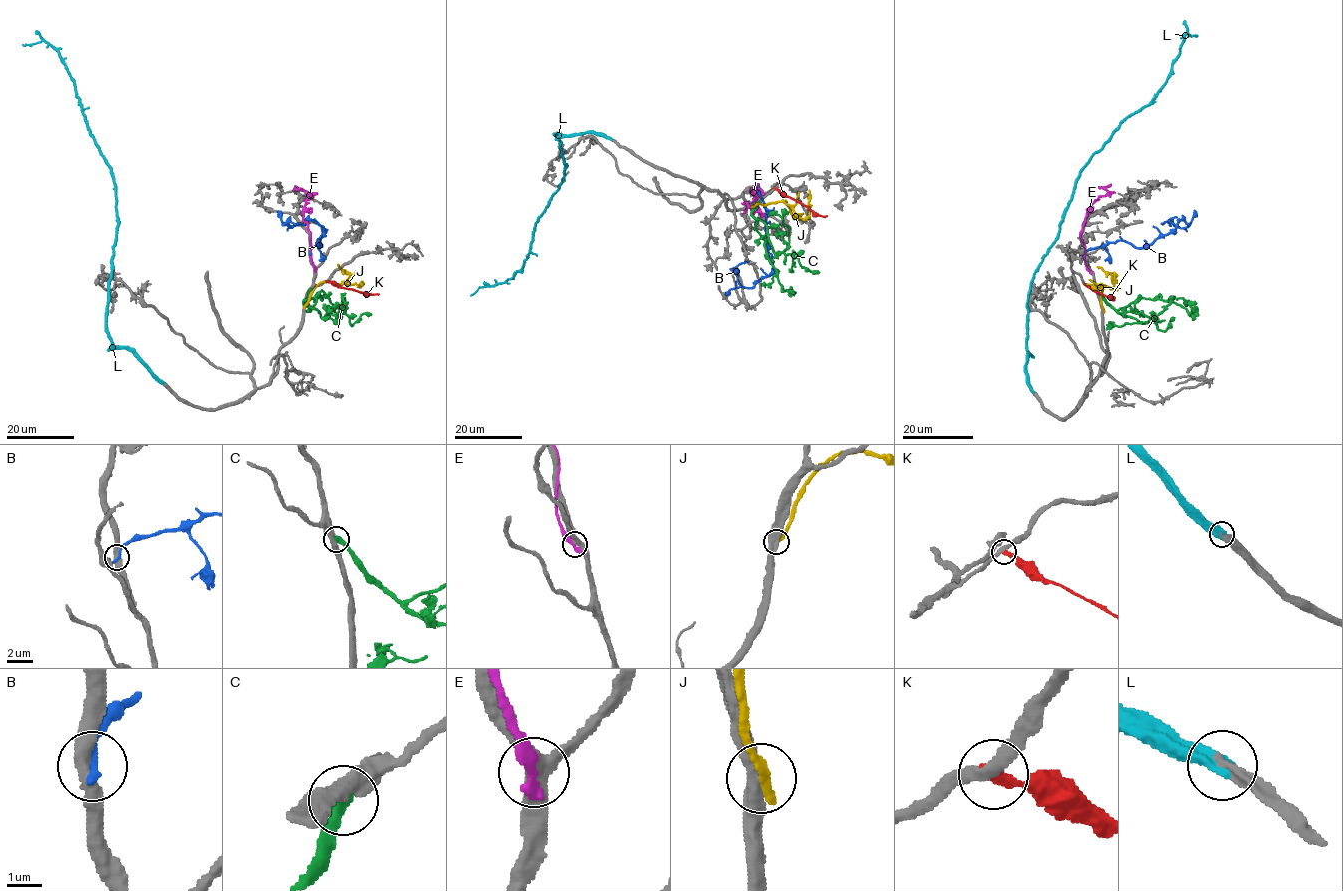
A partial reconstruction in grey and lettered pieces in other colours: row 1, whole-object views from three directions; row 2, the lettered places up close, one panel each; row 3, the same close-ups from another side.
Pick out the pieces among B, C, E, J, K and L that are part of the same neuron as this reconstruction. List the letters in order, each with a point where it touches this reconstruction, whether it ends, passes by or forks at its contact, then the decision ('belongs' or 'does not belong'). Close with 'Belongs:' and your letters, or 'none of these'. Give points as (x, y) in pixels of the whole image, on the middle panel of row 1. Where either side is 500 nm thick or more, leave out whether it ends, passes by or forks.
B: (758, 188) | it ends | does not belong
C: (758, 201) | does not belong
E: (763, 193) | it ends | does not belong
J: (753, 206) | does not belong
K: (775, 188) | it ends | does not belong
L: (611, 139) | belongs
Belongs: L

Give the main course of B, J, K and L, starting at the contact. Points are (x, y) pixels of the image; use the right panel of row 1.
B: (1084, 254), (1119, 240), (1144, 248), (1171, 232), (1181, 220), (1189, 225), (1182, 228), (1166, 221), (1161, 223)
J: (1103, 310), (1102, 288), (1098, 286), (1118, 287), (1098, 289), (1087, 284)
K: (1085, 284), (1113, 298)
L: (1032, 391), (1026, 370), (1030, 282), (1055, 240), (1079, 172), (1127, 117), (1151, 101), (1186, 31), (1197, 35)

